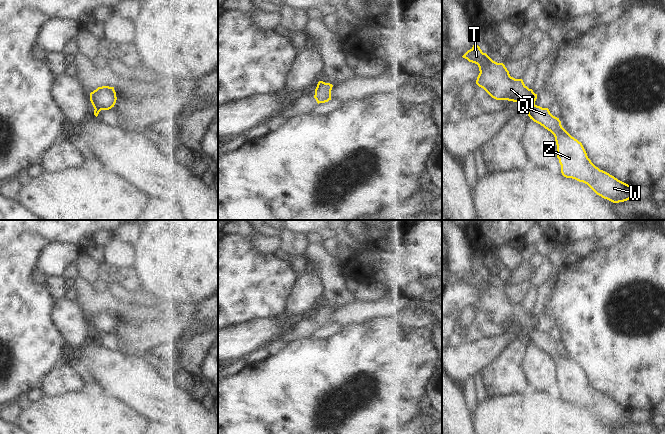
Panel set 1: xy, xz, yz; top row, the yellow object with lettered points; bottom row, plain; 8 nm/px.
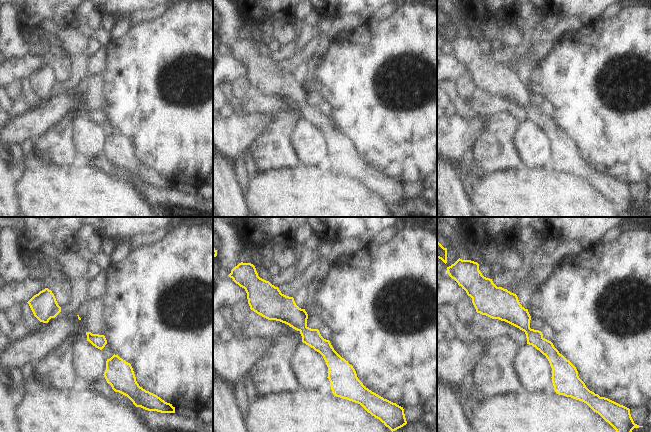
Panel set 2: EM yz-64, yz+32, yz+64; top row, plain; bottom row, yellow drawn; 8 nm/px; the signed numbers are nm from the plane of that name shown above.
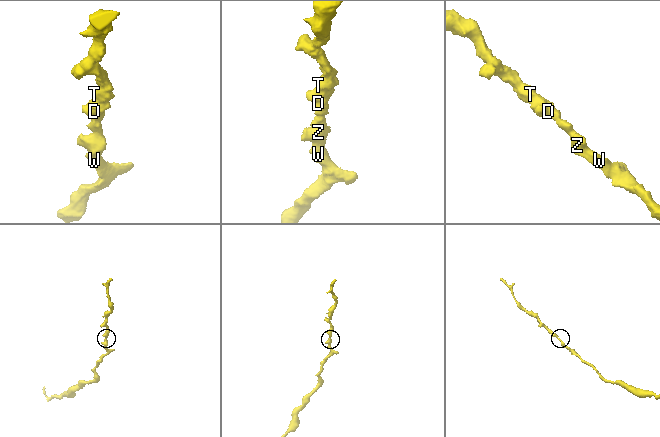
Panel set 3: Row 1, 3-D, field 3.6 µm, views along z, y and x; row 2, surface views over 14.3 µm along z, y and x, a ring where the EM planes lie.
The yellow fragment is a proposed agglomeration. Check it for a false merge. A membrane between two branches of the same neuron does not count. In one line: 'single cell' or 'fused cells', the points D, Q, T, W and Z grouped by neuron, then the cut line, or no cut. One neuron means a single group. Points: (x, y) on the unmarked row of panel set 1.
single cell; D Q T W Z; no cut

